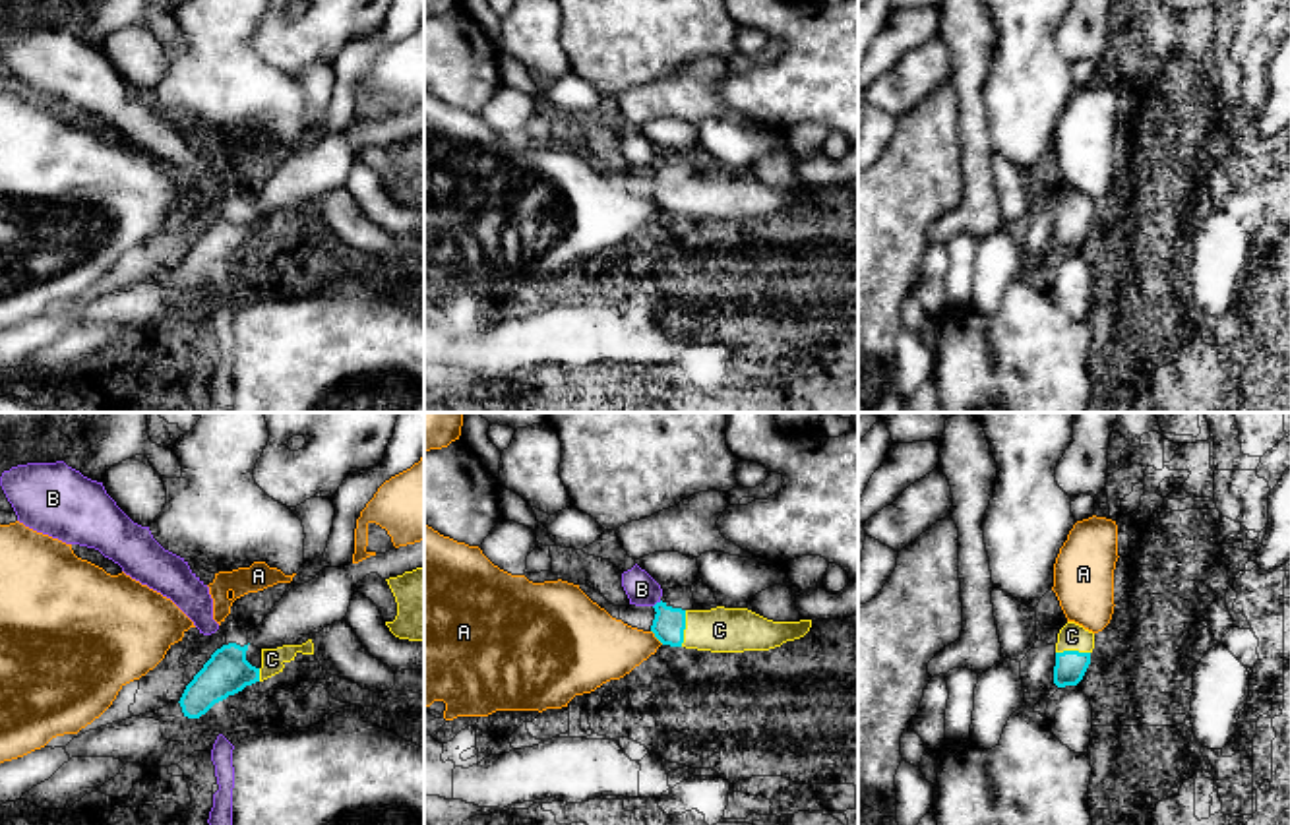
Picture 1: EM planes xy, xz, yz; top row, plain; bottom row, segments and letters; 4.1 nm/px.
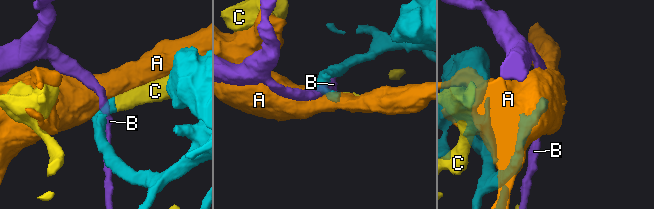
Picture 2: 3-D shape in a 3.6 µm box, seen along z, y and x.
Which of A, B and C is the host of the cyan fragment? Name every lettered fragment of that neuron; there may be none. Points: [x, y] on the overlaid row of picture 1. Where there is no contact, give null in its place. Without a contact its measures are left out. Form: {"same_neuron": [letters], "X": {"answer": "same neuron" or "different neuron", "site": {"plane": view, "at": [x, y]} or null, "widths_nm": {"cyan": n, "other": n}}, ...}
{"same_neuron": ["C"], "A": {"answer": "different neuron", "site": {"plane": "xz", "at": [657, 638]}, "widths_nm": {"cyan": 140, "other": 280}}, "B": {"answer": "different neuron", "site": {"plane": "xz", "at": [657, 603]}, "widths_nm": {"cyan": 140, "other": 140}}, "C": {"answer": "same neuron", "site": {"plane": "xz", "at": [684, 628]}, "widths_nm": {"cyan": 140, "other": 190}}}

